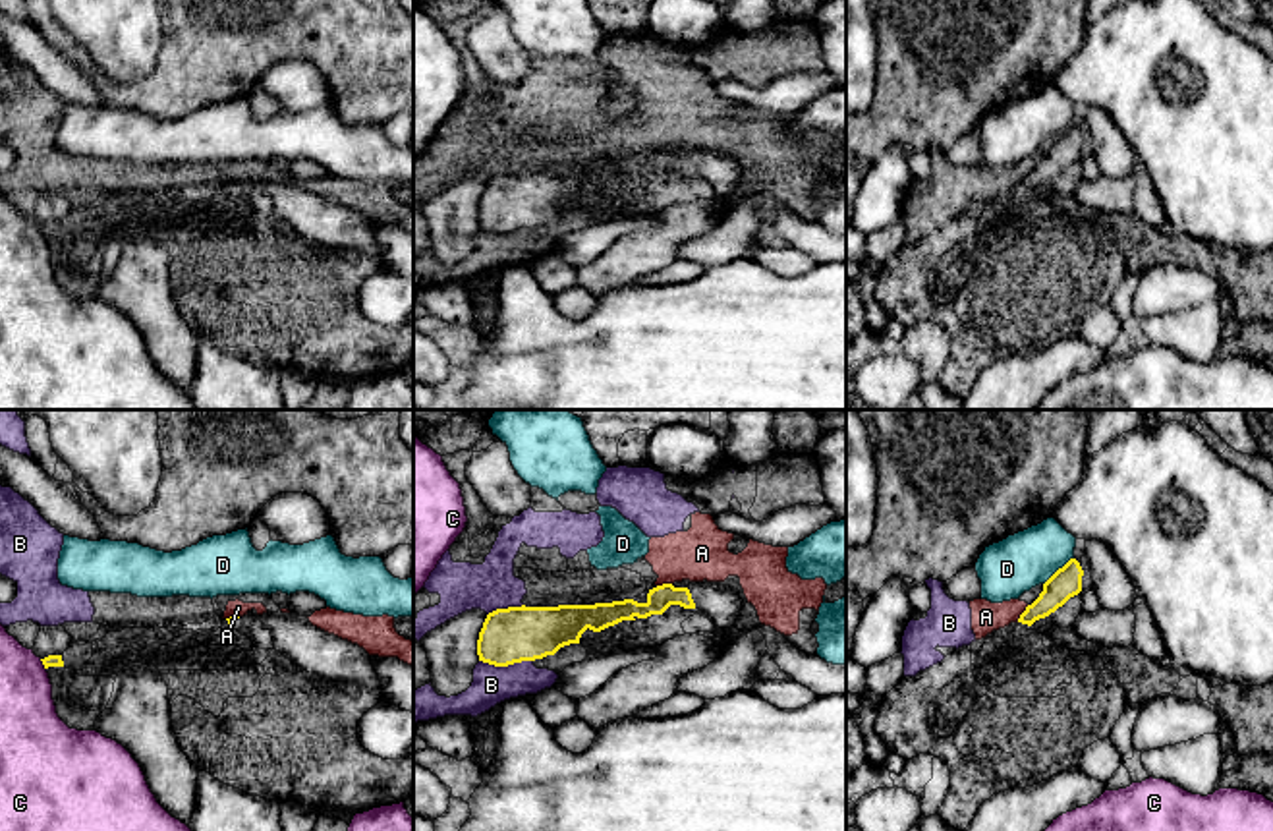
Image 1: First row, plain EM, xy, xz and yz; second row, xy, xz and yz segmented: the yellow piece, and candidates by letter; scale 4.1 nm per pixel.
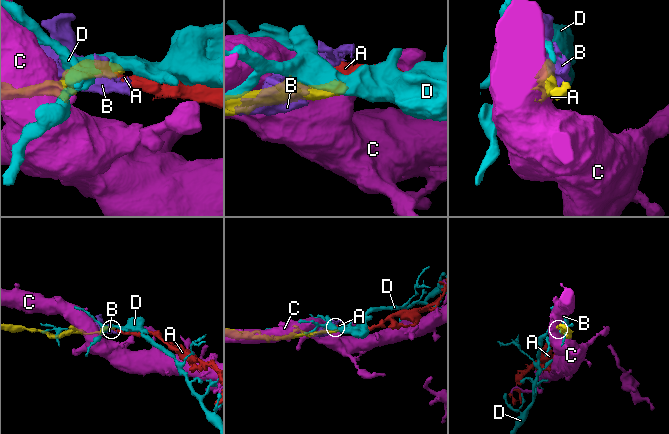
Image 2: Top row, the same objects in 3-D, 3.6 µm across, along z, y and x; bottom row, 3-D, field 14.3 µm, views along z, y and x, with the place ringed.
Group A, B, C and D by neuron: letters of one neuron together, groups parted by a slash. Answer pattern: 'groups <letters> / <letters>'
groups A B / C / D

